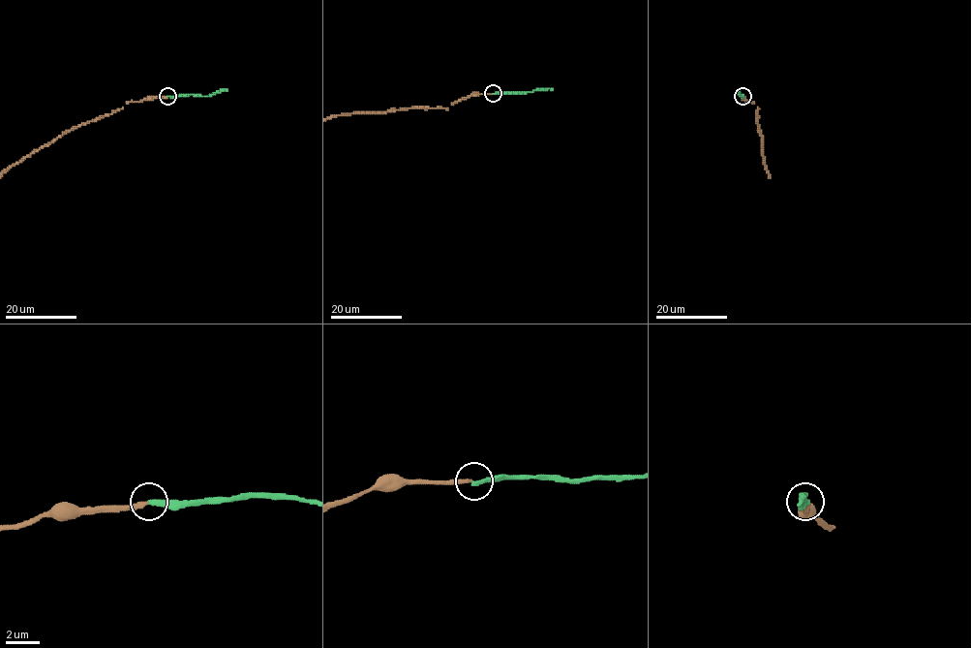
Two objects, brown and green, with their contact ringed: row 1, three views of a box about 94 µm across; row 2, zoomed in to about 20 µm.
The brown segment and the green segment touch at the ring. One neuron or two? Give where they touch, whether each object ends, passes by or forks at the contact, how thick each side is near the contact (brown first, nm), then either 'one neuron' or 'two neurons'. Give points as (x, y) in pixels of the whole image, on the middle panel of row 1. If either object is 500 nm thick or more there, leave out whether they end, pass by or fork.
place (493, 93); brown ends; green ends; calibres 240 and 260 nm; two neurons

